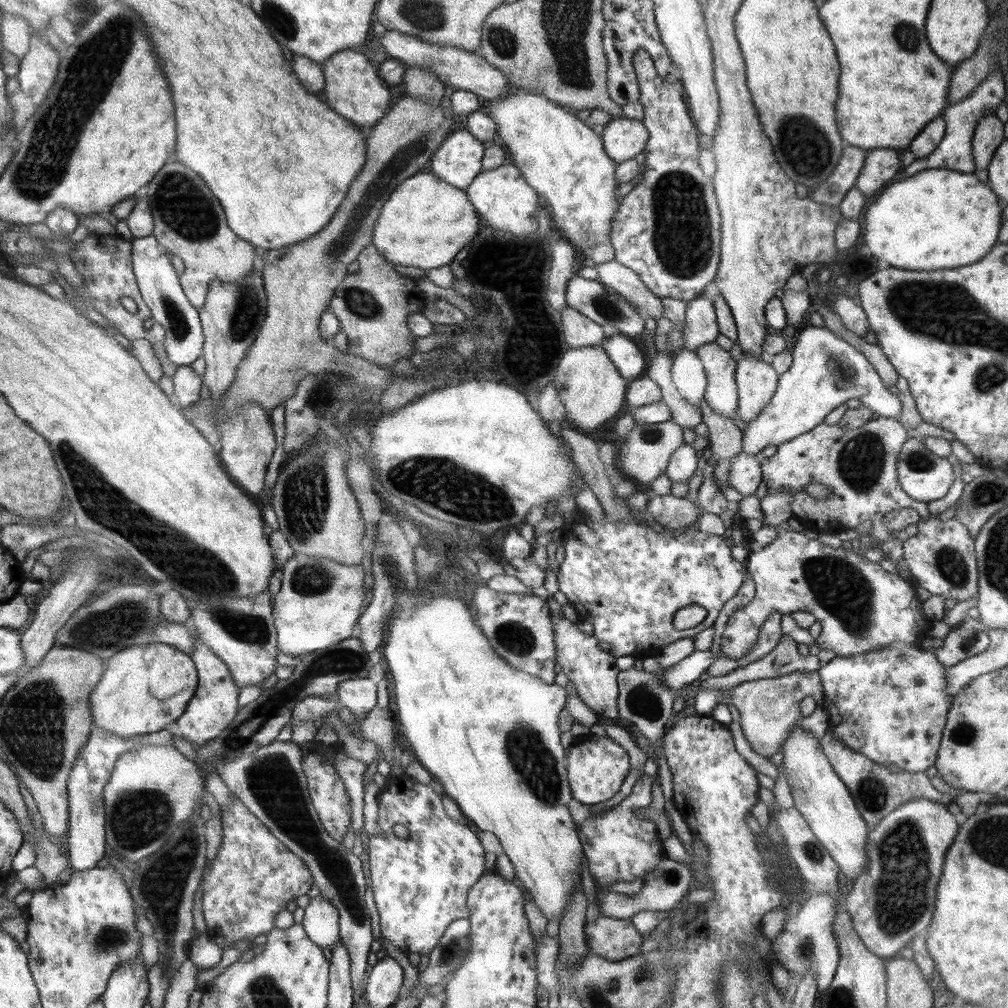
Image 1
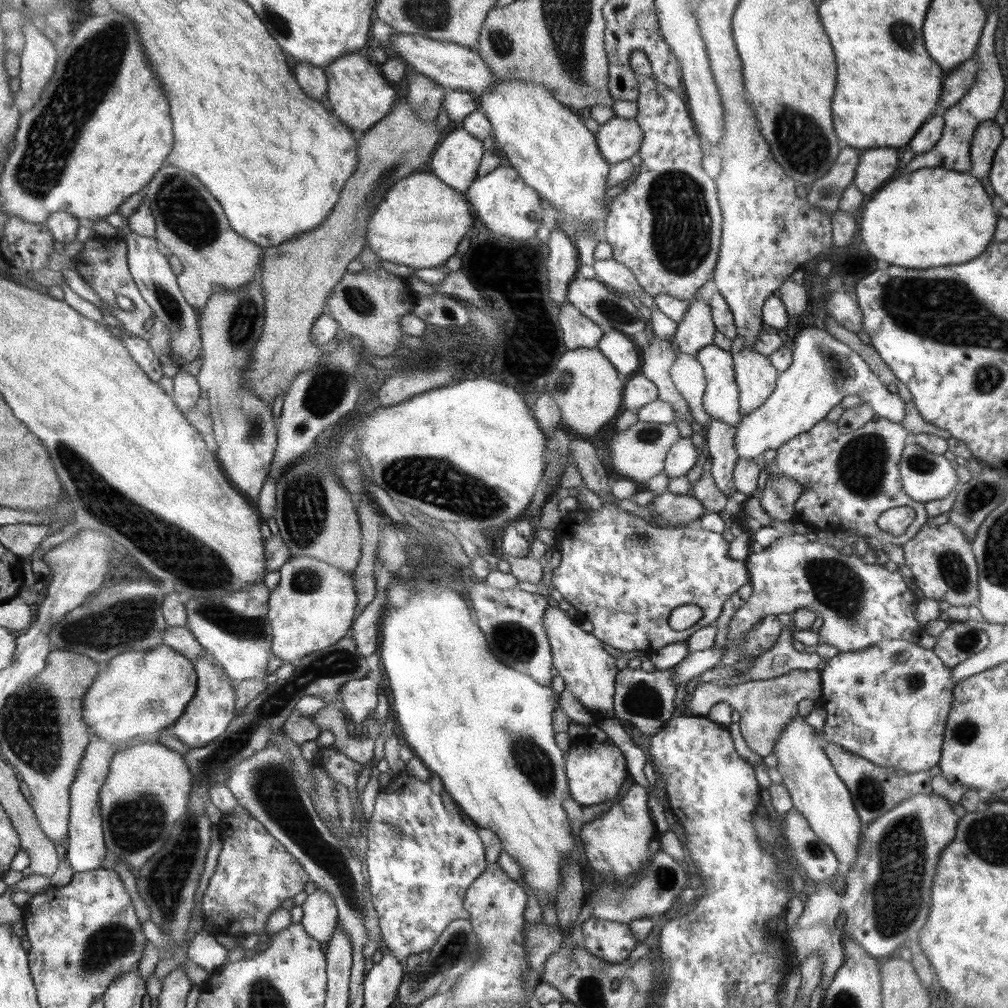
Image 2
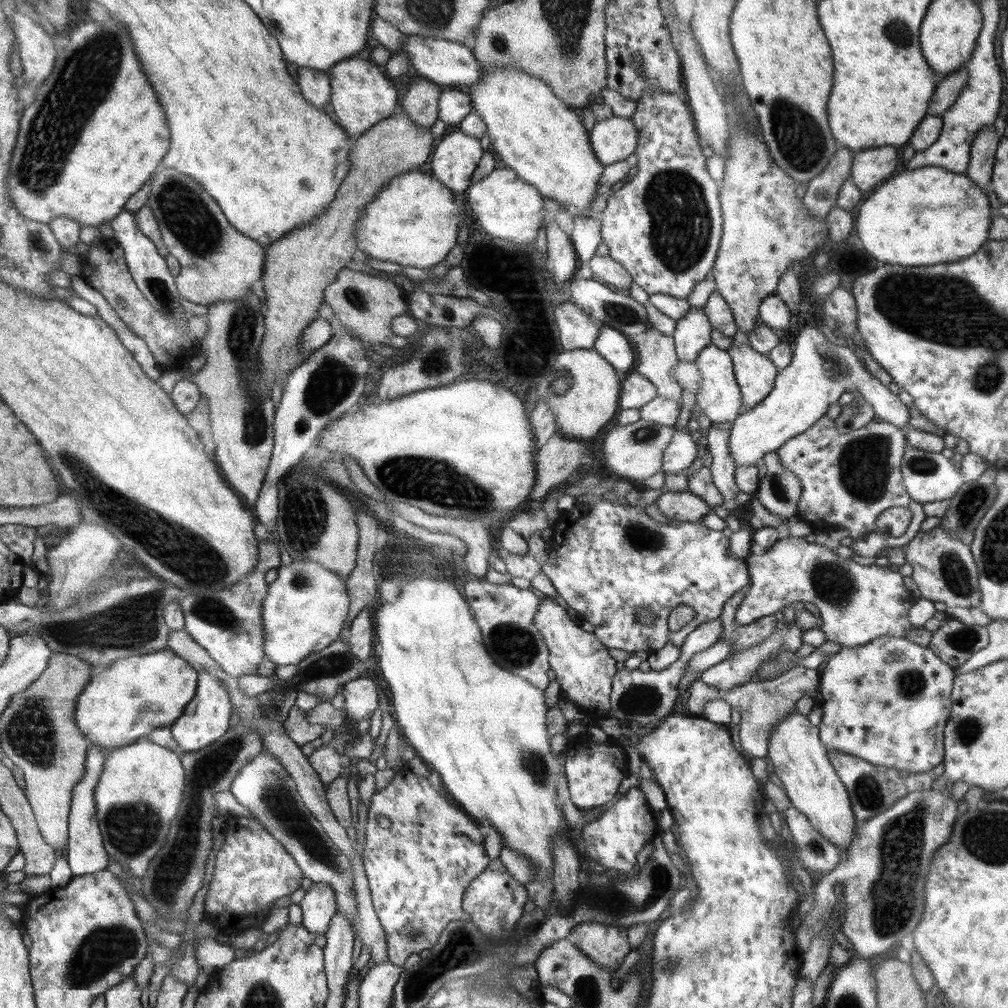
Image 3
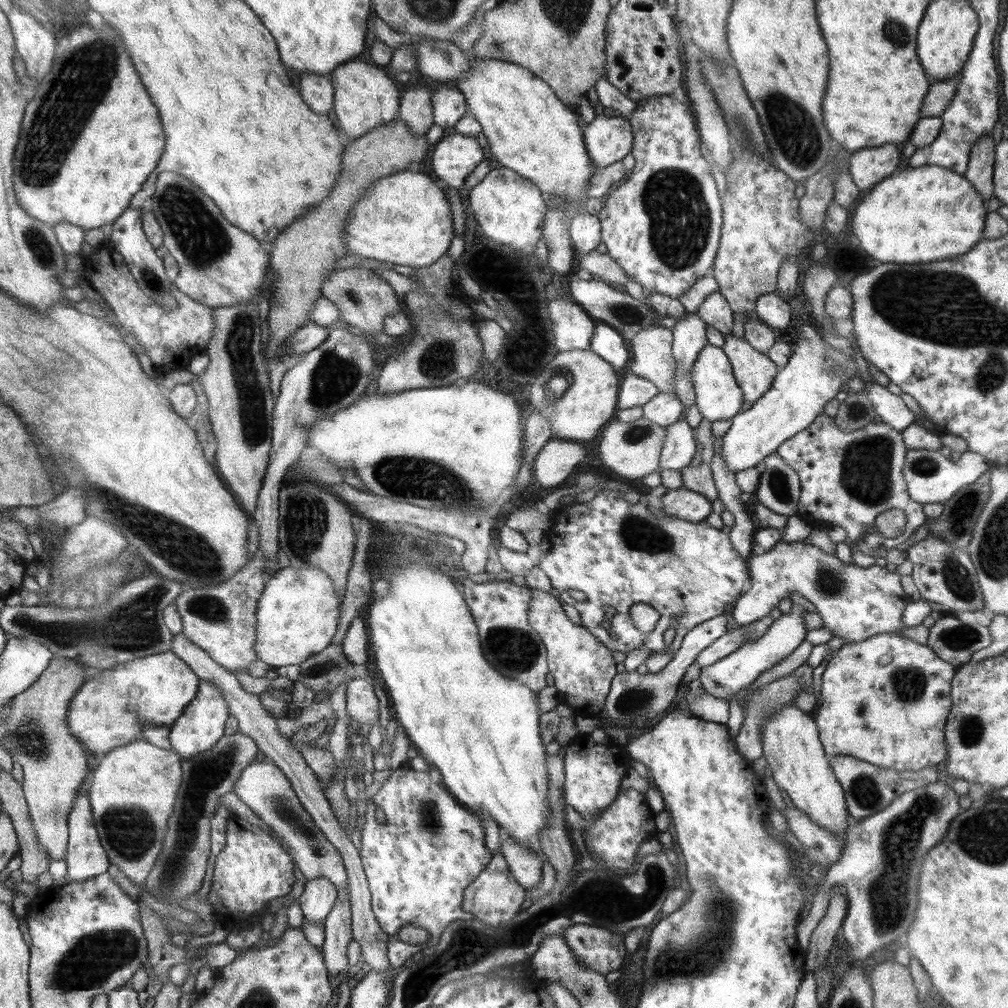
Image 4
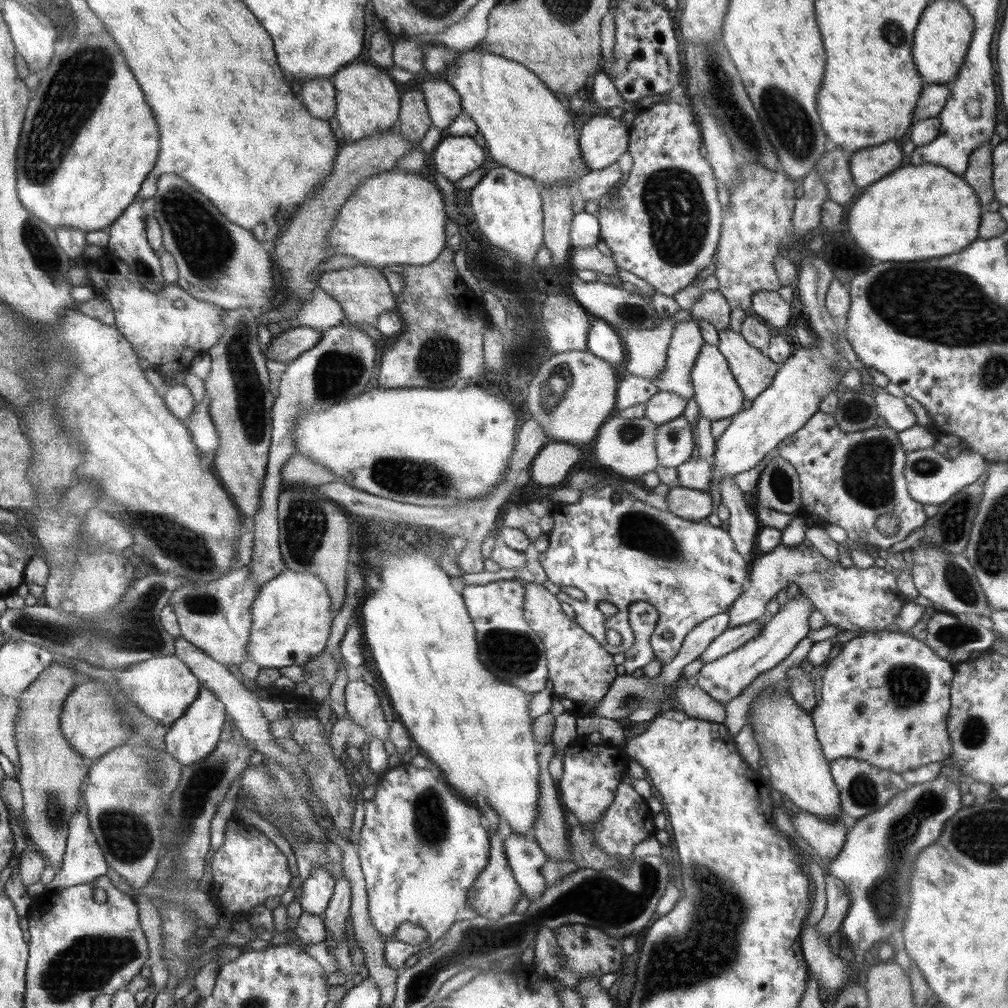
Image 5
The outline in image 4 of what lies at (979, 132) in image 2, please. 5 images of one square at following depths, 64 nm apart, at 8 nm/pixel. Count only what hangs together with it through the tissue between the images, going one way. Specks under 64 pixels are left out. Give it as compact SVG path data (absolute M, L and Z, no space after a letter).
M982 136L980 140L976 140L975 144L972 146L970 161L968 162L968 168L963 174L964 178L976 188L979 194L984 198L984 205L988 207L988 201L993 195L993 170L995 164L995 142L994 138L991 136Z

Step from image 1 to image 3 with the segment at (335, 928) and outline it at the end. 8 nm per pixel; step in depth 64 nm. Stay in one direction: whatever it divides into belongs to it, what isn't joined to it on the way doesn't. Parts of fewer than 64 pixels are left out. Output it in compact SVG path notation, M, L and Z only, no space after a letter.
M313 882L299 905L303 912L301 925L310 934L326 936L328 923L337 911L334 889L324 882Z

